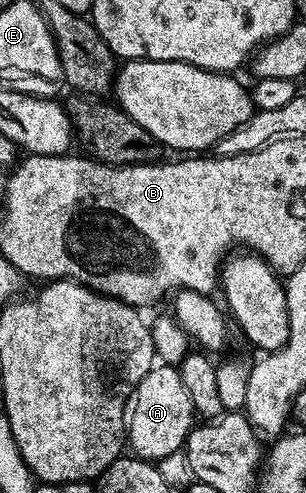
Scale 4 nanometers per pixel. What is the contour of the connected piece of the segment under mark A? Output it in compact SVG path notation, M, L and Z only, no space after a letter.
M153 365L136 387L126 415L126 443L130 451L132 447L131 454L149 461L168 459L188 442L193 426L190 393L186 393L186 385L182 385L179 370L172 365Z

